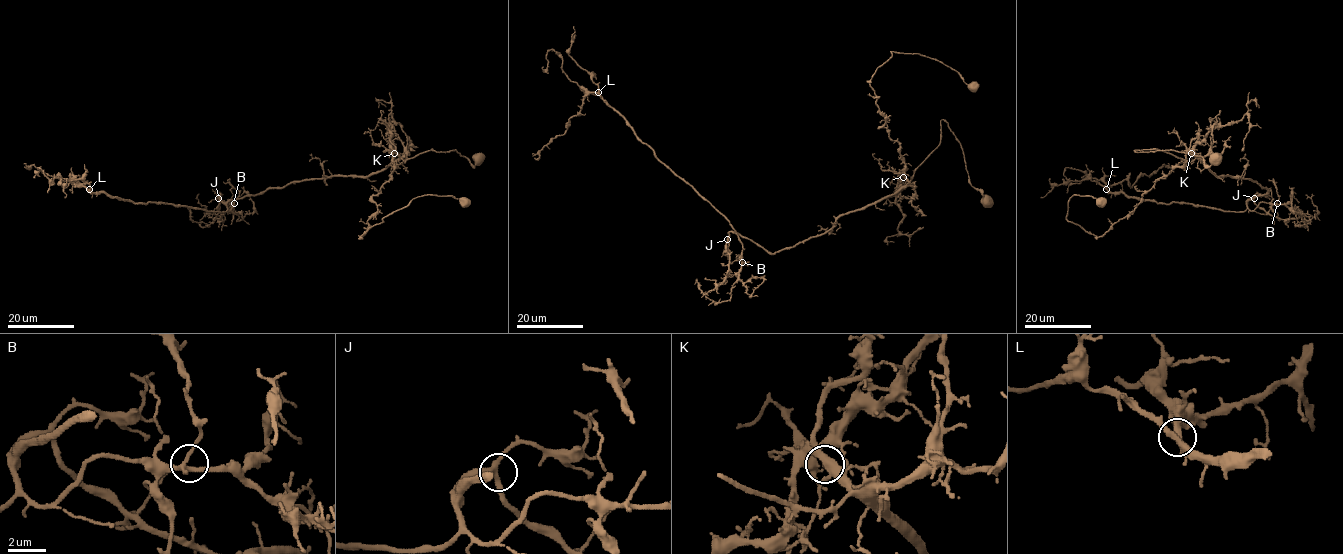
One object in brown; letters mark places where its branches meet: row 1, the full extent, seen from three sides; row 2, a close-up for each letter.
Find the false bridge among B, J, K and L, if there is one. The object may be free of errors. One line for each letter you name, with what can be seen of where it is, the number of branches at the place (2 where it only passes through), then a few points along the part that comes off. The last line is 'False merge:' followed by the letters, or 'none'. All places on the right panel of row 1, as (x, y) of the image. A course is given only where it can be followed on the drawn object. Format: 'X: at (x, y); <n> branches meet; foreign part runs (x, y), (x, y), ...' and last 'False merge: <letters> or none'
K: at (1191, 153); 3 branches meet; foreign part runs (1191, 153), (1183, 166), (1159, 177), (1133, 211), (1101, 236), (1066, 219), (1073, 195), (1089, 196), (1102, 203)
False merge: K

